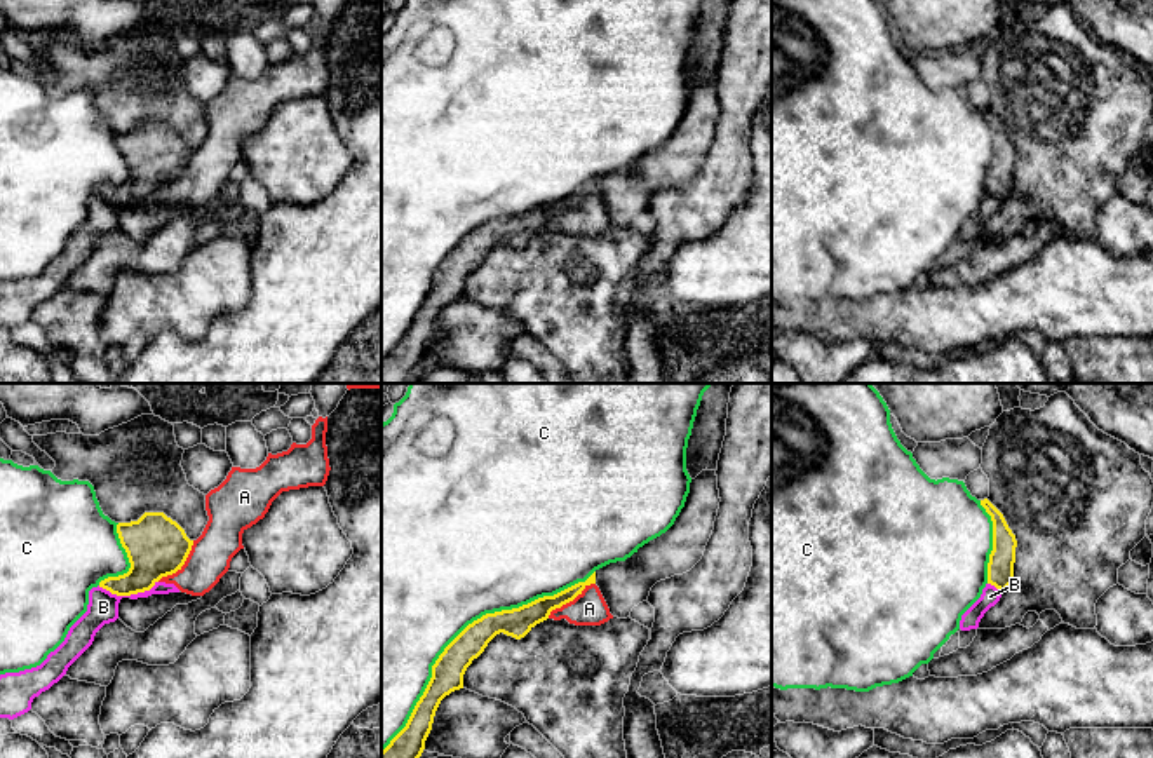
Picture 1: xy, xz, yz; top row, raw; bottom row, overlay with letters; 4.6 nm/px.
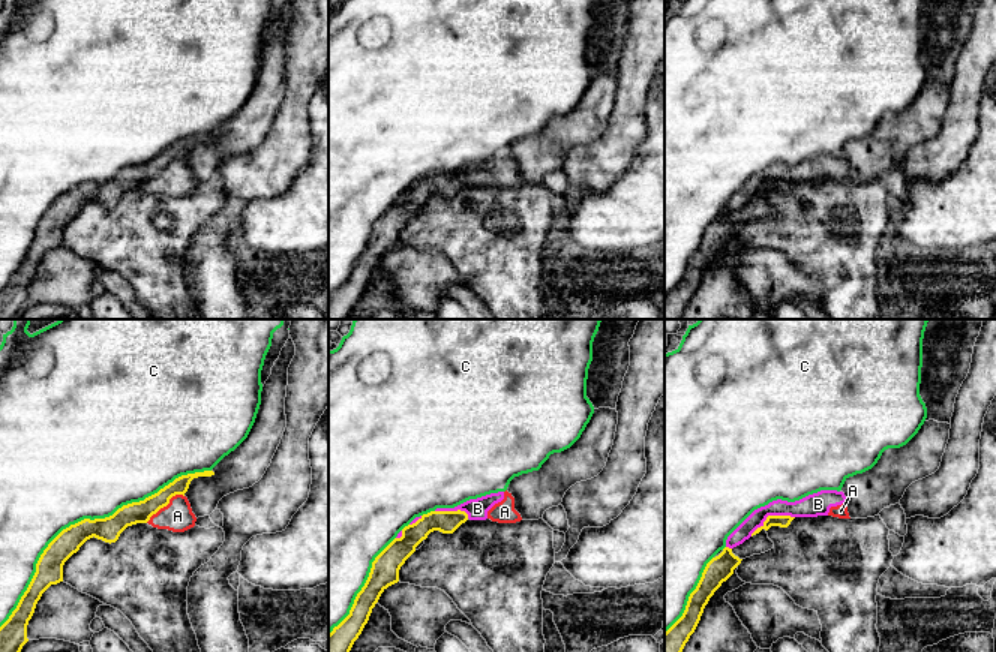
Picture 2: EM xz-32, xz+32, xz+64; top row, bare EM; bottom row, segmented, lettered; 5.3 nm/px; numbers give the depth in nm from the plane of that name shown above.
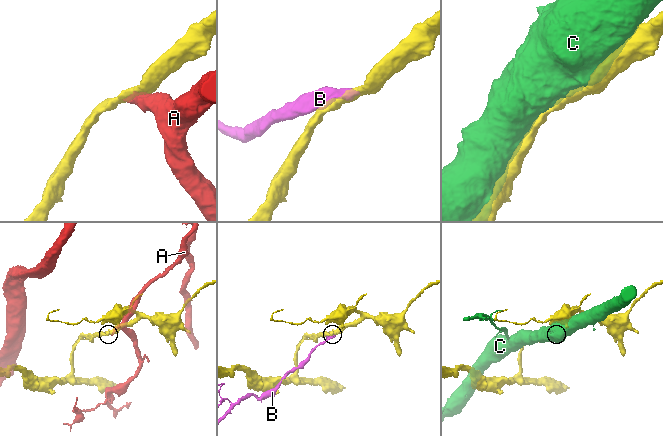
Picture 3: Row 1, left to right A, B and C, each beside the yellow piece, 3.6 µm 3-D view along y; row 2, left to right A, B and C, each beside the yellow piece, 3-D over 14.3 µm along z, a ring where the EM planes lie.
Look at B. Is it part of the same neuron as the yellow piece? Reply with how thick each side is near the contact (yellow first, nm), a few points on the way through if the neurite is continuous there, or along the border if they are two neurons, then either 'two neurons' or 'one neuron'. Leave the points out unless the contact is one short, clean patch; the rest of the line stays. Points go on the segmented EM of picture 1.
260/140 nm | two neurons

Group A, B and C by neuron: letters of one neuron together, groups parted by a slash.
A B / C

